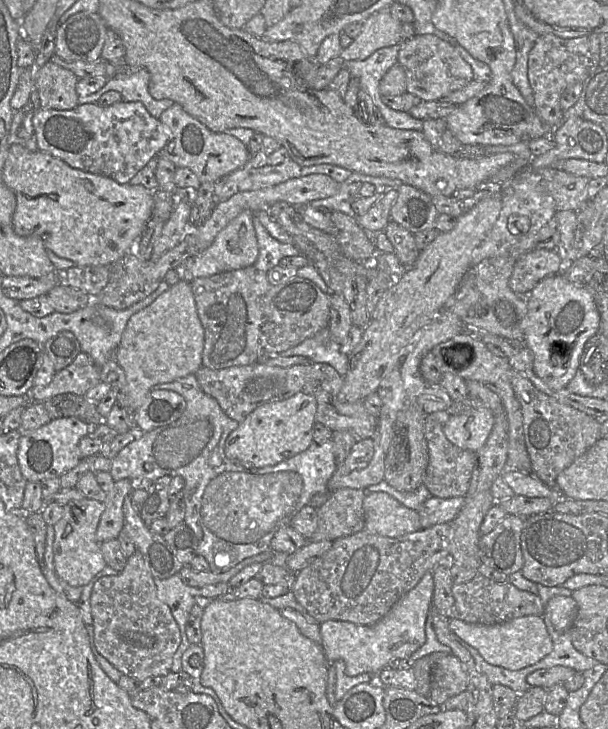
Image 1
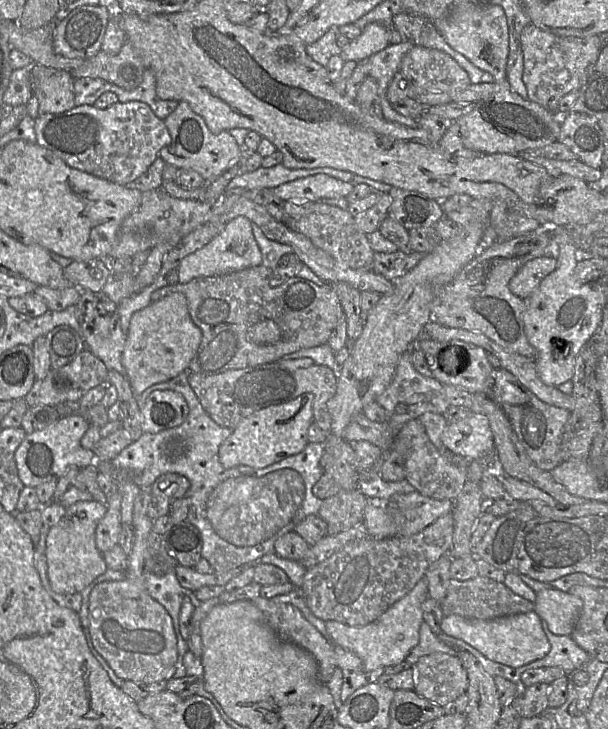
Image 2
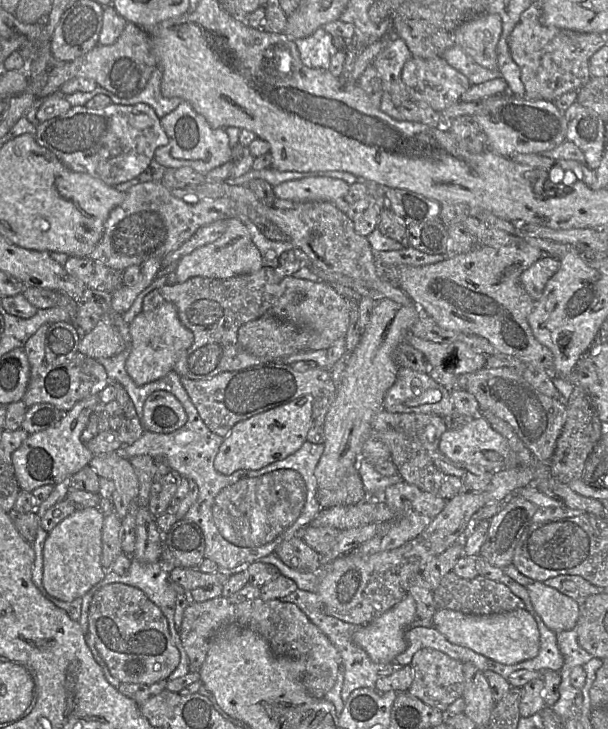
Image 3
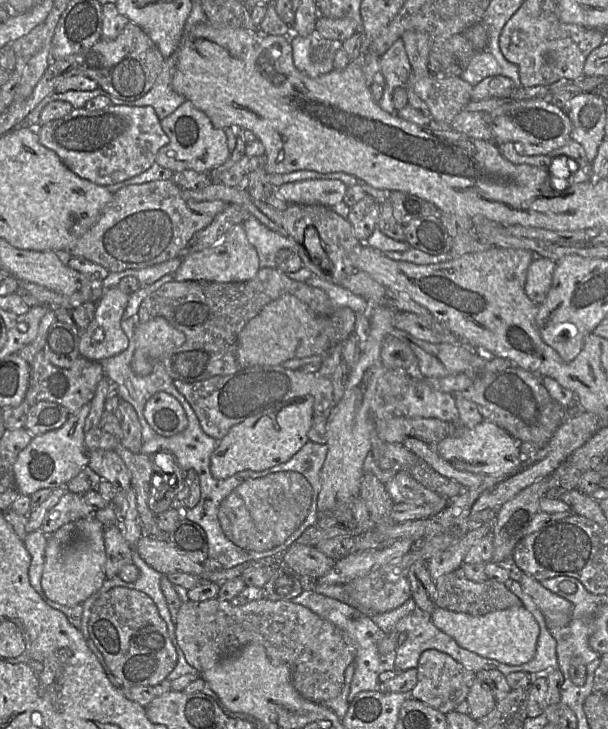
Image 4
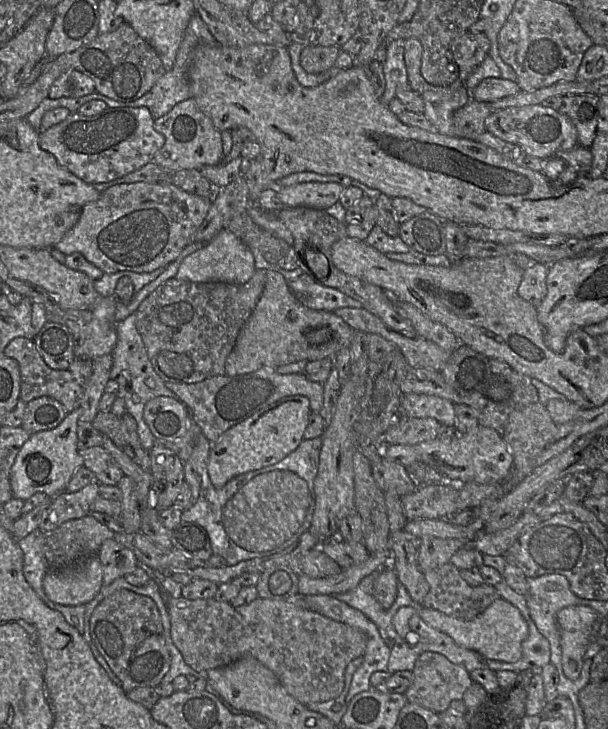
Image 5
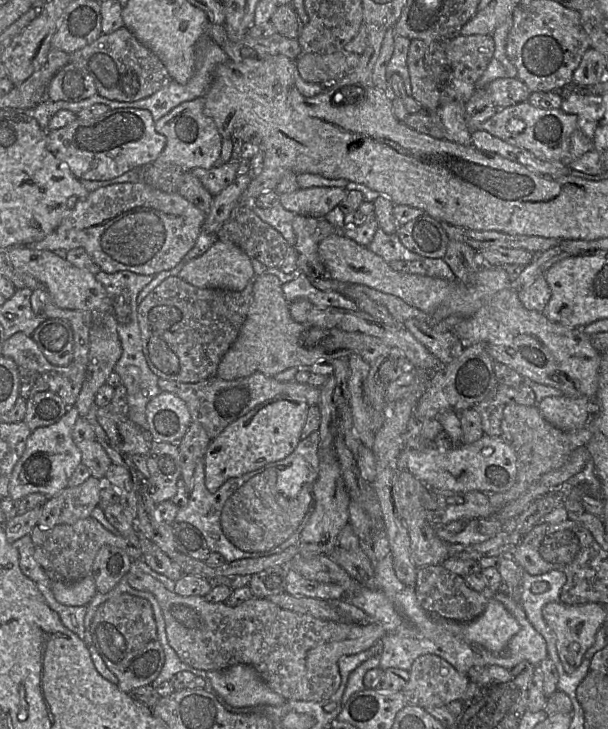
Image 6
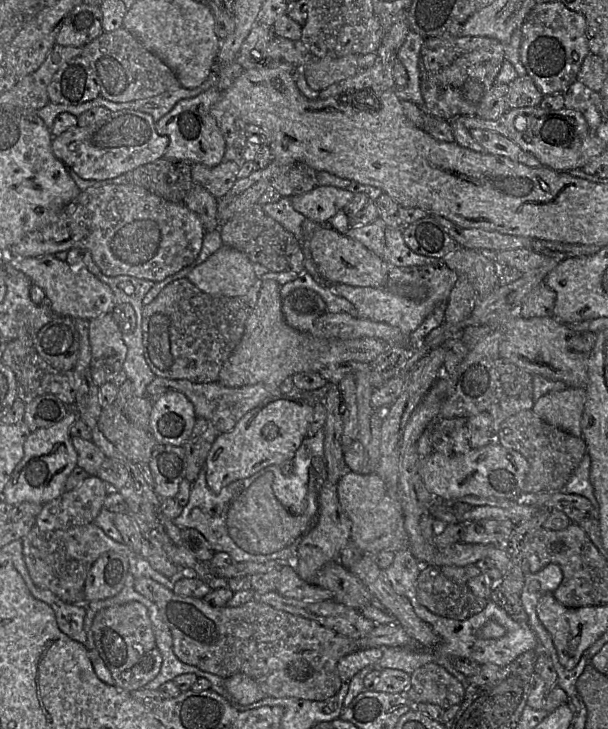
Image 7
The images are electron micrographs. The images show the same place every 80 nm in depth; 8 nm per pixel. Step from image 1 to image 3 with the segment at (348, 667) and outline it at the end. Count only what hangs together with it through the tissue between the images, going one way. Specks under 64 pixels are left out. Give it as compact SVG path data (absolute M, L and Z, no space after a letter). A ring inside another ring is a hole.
M408 594L377 619L359 625L352 640L373 662L392 664L407 648L405 632L416 619L416 603Z

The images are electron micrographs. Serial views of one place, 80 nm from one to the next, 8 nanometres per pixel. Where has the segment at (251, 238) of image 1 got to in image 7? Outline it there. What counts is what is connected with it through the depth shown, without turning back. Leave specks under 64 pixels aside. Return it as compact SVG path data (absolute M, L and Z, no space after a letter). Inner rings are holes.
M223 245L185 277L201 291L214 296L243 296L256 281L250 259Z

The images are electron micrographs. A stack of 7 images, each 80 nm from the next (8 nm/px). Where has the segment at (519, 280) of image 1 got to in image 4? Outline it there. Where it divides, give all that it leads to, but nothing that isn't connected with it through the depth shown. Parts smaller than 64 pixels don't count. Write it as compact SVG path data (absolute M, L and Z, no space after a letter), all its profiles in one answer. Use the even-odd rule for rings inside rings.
M533 254L533 261L527 271L524 288L526 295L533 303L540 305L545 300L555 268L556 262Z

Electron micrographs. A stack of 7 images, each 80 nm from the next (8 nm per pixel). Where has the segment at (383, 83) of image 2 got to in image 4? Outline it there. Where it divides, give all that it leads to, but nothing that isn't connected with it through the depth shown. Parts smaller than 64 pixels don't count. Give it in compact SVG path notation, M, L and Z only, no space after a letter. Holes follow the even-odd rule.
M402 38L398 39L380 57L380 69L385 78L385 88L382 99L379 101L379 105L384 111L397 115L398 111L393 105L393 93L395 89L402 84L397 73L399 68L408 70L410 74L412 72L411 64Z

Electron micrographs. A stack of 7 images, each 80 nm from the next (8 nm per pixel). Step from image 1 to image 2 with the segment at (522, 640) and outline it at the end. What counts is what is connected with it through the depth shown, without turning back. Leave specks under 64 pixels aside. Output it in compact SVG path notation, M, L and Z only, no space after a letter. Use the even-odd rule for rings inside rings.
M534 611L490 620L468 619L451 614L443 617L441 630L448 636L461 639L485 657L510 667L519 667L543 658L550 643L542 627L542 620Z

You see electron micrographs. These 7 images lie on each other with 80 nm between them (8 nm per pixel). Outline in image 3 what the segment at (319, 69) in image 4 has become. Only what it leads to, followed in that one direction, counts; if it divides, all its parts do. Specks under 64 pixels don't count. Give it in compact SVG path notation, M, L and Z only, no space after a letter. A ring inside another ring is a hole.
M323 28L312 35L294 40L300 53L302 63L313 69L329 69L330 59L339 50L333 43L333 36Z

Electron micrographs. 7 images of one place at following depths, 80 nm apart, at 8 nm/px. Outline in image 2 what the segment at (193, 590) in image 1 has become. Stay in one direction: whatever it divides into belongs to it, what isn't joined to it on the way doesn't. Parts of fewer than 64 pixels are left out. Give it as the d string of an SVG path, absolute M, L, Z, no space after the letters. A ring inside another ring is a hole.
M175 571L163 576L157 576L152 572L148 573L146 586L149 595L159 602L171 616L175 634L180 634L179 616L181 605L184 597L193 592L180 585Z

